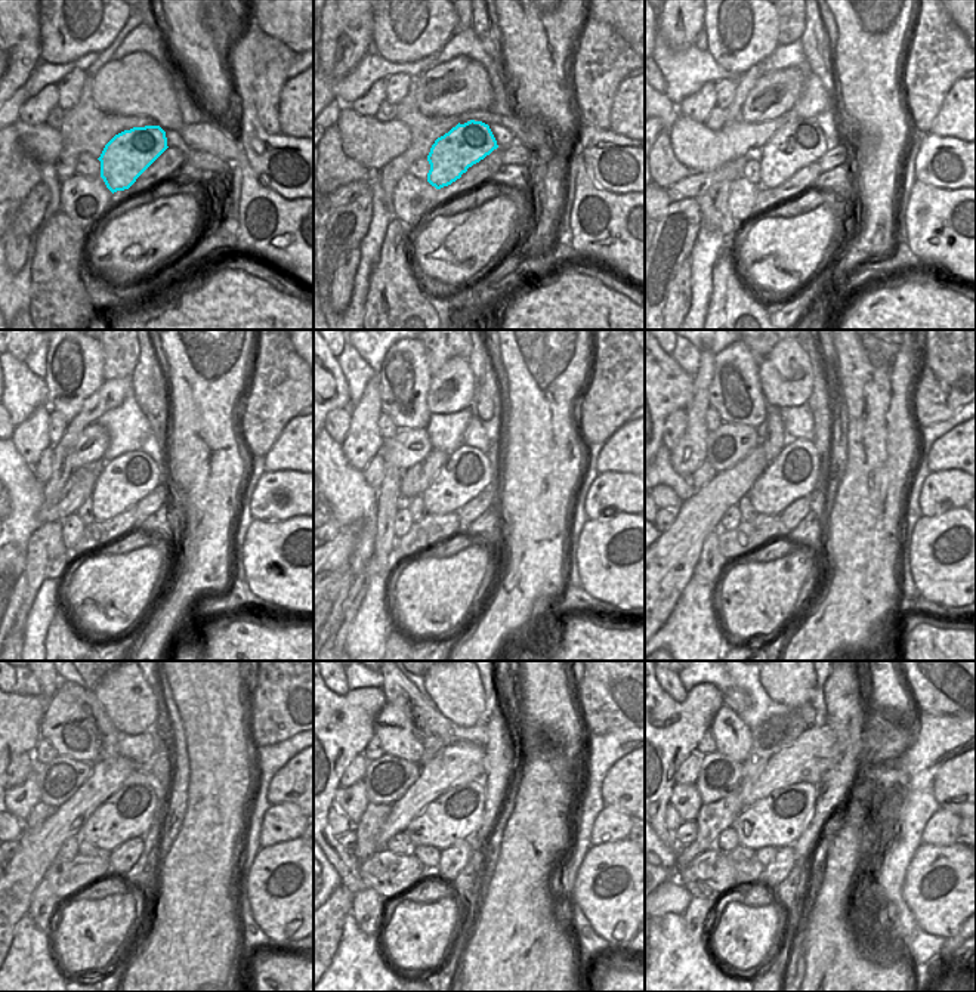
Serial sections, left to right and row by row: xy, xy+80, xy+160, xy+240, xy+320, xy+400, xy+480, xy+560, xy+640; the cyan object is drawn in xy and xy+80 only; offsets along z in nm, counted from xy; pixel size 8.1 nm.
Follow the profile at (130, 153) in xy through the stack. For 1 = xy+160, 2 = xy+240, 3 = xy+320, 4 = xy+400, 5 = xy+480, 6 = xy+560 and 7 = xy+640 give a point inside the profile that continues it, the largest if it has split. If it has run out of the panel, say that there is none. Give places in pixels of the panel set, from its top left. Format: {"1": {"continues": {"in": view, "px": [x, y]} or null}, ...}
{"1": {"continues": {"in": "xy+160", "px": [793, 147]}}, "2": {"continues": {"in": "xy+240", "px": [126, 479]}}, "3": {"continues": {"in": "xy+320", "px": [468, 470]}}, "4": {"continues": {"in": "xy+400", "px": [797, 470]}}, "5": {"continues": {"in": "xy+480", "px": [129, 812]}}, "6": {"continues": {"in": "xy+560", "px": [454, 816]}}, "7": {"continues": {"in": "xy+640", "px": [777, 821]}}}

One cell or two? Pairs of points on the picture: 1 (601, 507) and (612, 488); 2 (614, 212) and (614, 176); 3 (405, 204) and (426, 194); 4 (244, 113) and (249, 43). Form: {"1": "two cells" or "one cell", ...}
{"1": "one cell", "2": "two cells", "3": "one cell", "4": "one cell"}

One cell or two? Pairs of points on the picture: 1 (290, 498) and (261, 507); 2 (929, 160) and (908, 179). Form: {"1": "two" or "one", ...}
{"1": "one", "2": "two"}

